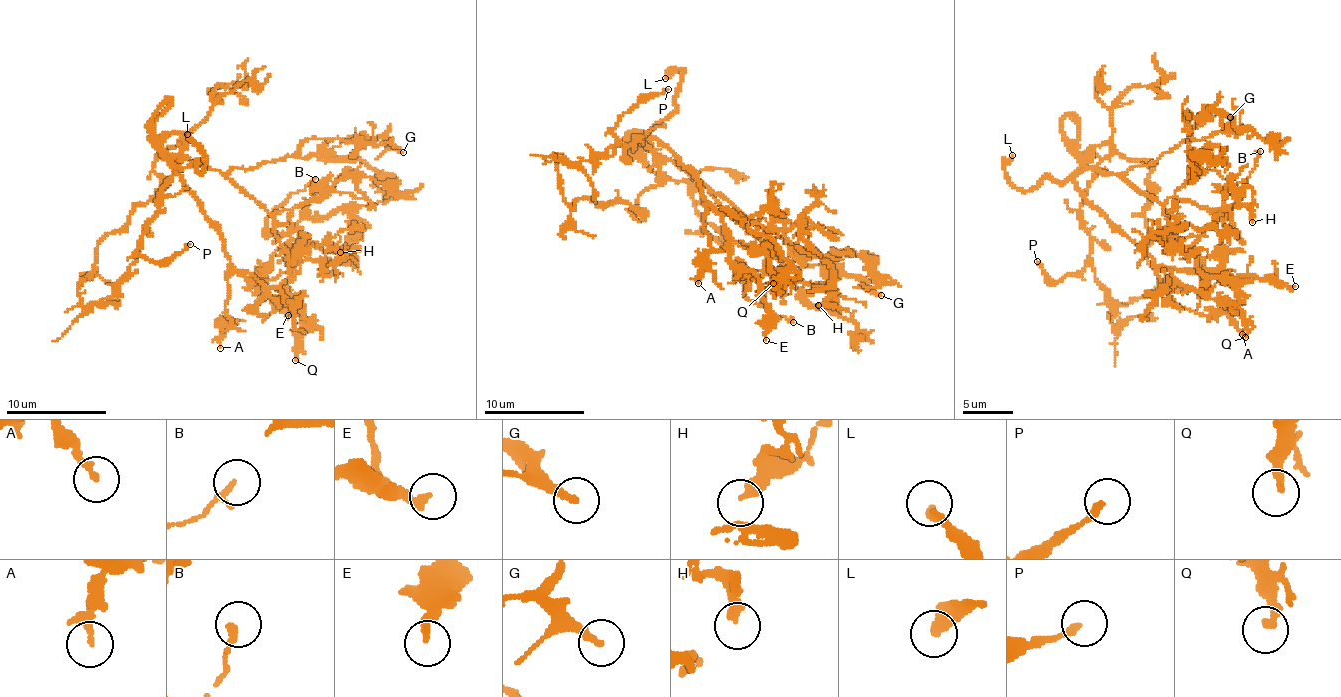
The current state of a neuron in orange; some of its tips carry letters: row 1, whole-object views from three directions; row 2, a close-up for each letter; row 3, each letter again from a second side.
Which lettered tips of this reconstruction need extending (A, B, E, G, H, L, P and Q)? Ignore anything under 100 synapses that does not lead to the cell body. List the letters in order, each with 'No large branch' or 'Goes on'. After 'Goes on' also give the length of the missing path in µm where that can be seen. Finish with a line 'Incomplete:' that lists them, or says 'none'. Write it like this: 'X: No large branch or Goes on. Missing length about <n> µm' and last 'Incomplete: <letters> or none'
A: No large branch
B: No large branch
E: No large branch
G: No large branch
H: No large branch
L: Goes on. Missing length about 15 µm
P: No large branch
Q: No large branch
Incomplete: L

